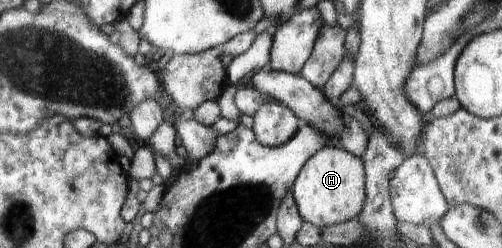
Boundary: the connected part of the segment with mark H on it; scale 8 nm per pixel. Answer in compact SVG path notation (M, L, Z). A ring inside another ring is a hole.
M338 145L324 147L304 163L292 191L300 217L312 225L328 227L357 218L366 203L363 160Z

